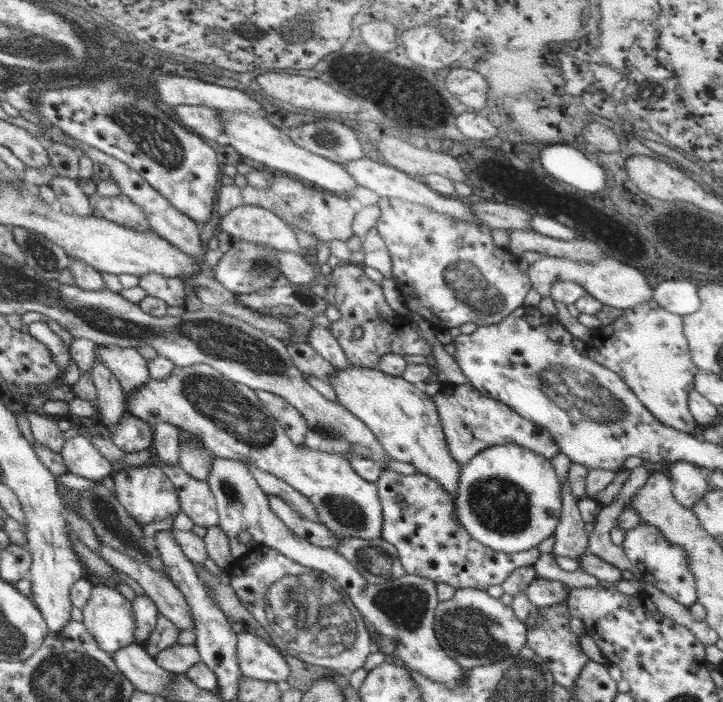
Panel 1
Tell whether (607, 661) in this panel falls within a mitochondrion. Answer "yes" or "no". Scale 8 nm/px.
no

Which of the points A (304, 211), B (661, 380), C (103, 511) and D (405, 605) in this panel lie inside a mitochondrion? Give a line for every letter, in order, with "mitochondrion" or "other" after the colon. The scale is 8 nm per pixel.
A: other
B: other
C: mitochondrion
D: mitochondrion

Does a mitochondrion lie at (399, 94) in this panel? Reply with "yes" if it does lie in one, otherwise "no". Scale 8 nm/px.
yes

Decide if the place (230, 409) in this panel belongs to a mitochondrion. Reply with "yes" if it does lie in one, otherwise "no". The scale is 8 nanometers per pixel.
yes

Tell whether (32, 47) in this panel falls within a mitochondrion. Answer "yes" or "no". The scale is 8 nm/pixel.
yes

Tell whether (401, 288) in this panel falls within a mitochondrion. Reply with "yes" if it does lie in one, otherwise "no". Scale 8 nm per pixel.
no

